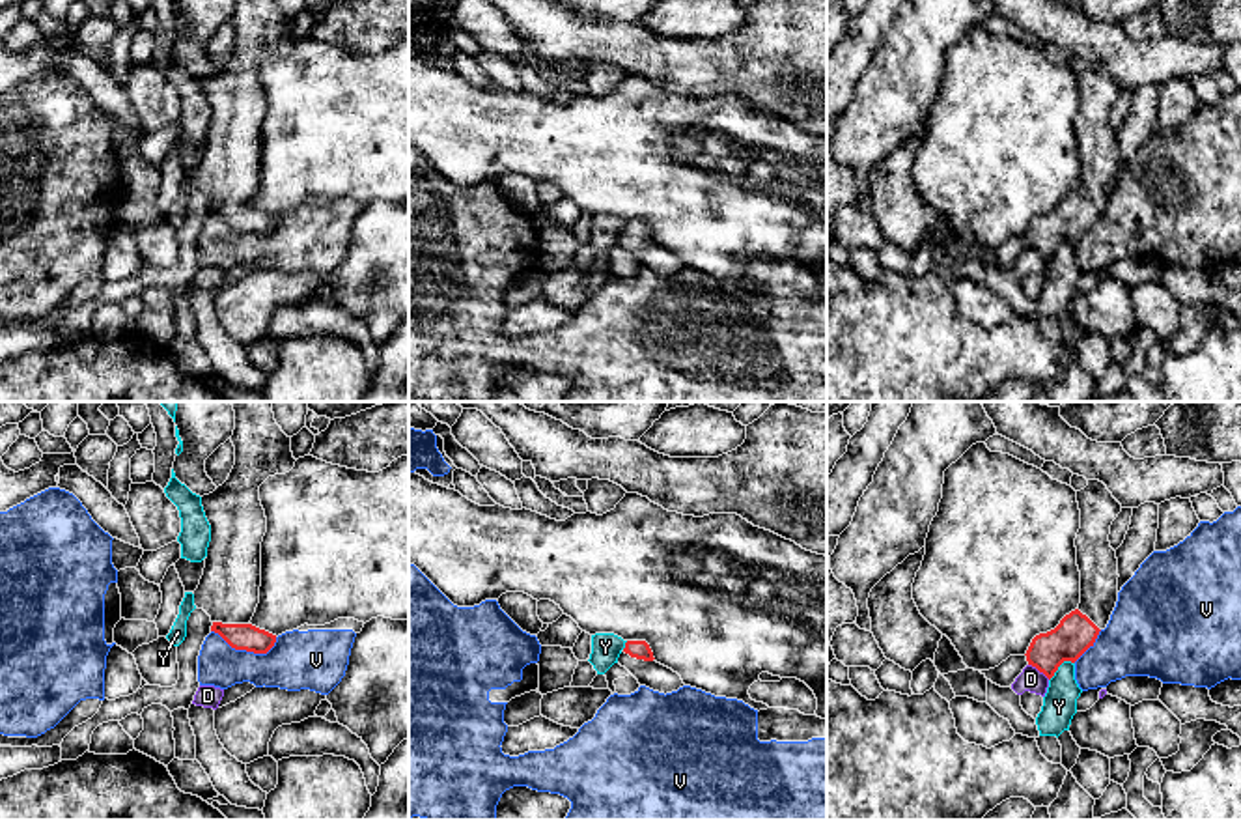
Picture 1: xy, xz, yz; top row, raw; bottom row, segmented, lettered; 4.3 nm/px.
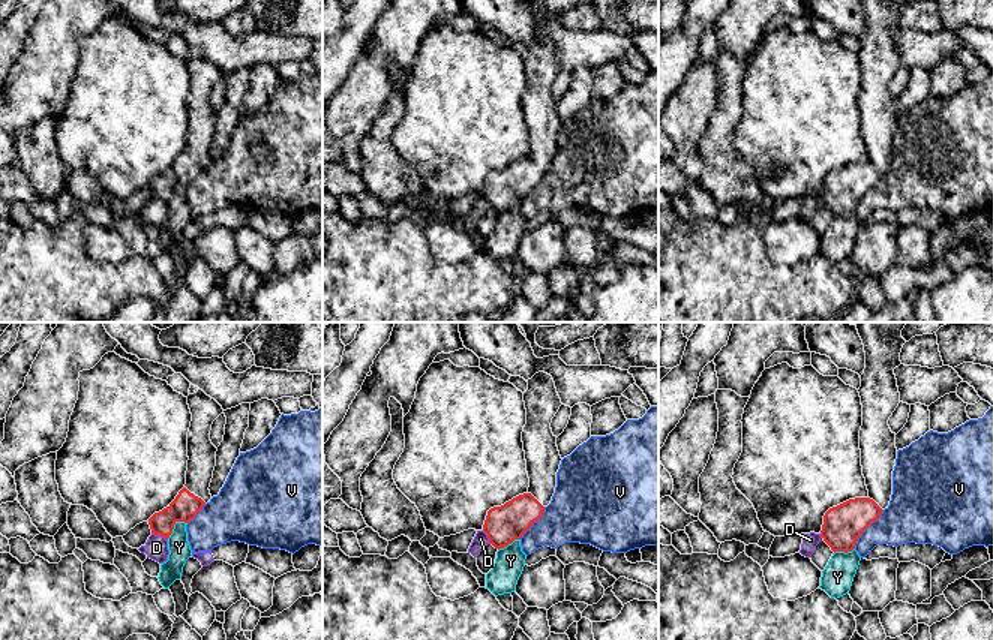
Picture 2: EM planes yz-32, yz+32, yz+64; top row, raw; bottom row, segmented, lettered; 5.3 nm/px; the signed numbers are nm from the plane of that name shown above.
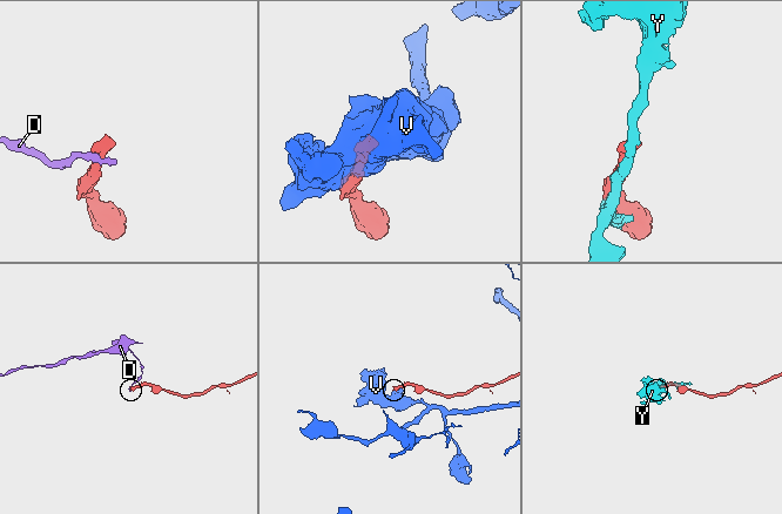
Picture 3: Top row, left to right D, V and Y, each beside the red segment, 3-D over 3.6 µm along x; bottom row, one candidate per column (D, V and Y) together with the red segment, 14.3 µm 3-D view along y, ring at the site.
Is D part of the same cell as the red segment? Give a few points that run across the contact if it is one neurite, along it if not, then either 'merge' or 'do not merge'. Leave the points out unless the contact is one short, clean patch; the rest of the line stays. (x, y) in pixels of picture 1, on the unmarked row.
line yz (1029, 245), (1049, 260); do not merge

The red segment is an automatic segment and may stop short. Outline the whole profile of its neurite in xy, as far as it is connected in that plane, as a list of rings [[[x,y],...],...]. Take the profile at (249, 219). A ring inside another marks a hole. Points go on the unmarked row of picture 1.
[[[235,0],[235,47],[228,62],[202,78],[211,123],[194,187],[211,198],[211,213],[231,230],[267,235],[276,217],[250,205],[259,185],[261,123],[267,99],[259,67],[295,49],[291,19],[274,0]]]

